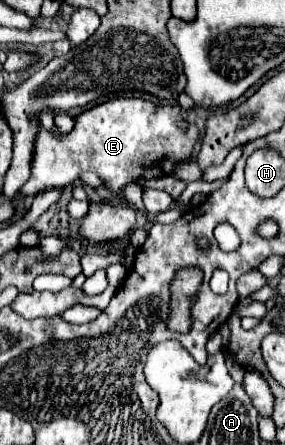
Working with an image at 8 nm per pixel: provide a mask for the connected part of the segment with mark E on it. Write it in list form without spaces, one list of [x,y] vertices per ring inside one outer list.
[[[125,97],[125,99],[107,101],[89,111],[83,111],[81,115],[75,117],[75,129],[67,135],[57,137],[41,127],[39,139],[35,139],[35,159],[31,159],[31,179],[21,187],[21,191],[33,197],[43,187],[65,187],[69,183],[79,181],[81,171],[95,171],[109,185],[109,191],[103,191],[103,189],[97,191],[99,197],[107,199],[107,201],[117,197],[121,201],[121,187],[145,177],[147,167],[157,165],[163,157],[171,159],[173,165],[177,165],[185,159],[191,159],[193,147],[199,141],[199,131],[195,125],[189,125],[187,131],[179,129],[177,127],[179,119],[183,119],[183,117],[181,117],[181,109],[177,105],[155,105],[145,99],[135,99],[135,97],[127,99]]]

